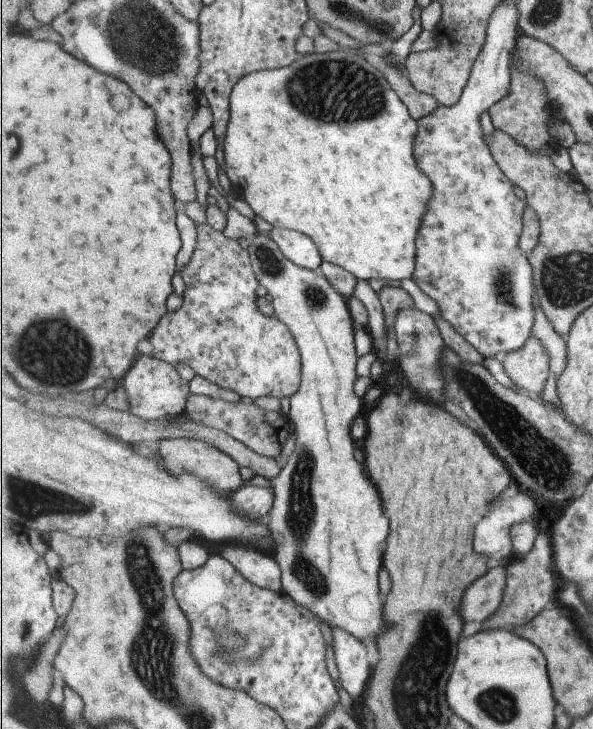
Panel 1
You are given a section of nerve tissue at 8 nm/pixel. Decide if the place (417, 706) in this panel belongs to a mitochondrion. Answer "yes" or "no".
yes

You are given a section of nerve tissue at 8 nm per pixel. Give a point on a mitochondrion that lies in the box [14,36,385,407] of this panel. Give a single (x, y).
(55, 351)

